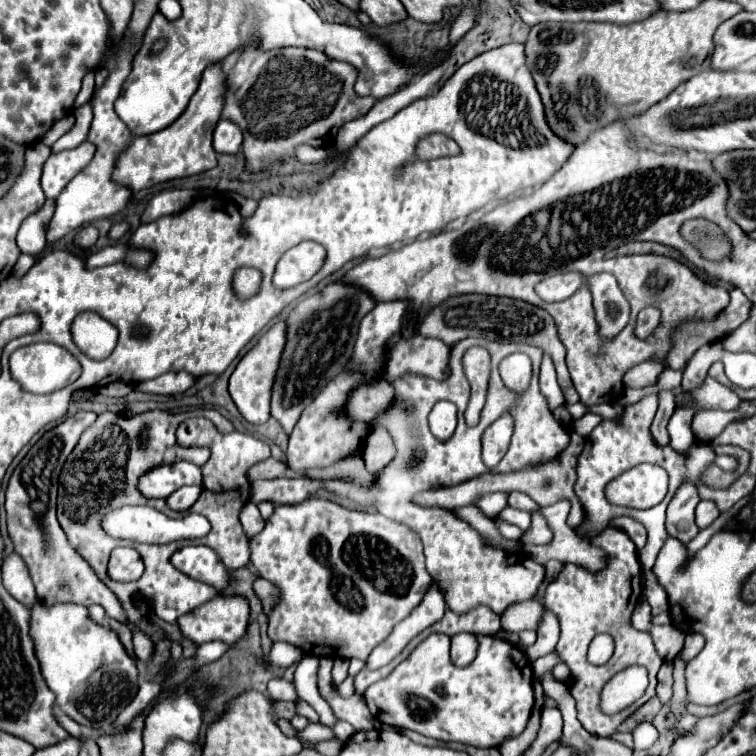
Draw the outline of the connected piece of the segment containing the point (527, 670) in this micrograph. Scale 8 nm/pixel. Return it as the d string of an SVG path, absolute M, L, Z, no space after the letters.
M430 634L390 676L366 690L364 698L372 716L388 726L408 728L430 738L444 742L462 742L476 748L492 748L516 738L526 728L534 706L532 664L514 644L498 636L478 634L476 638L478 652L474 662L470 662L470 666L458 668L450 660L450 638L444 634Z

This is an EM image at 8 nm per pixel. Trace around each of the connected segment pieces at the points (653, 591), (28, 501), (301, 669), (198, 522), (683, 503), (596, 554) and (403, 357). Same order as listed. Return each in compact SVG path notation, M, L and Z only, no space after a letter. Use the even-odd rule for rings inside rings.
M643 570L642 586L642 594L650 604L653 616L668 611L668 596L658 583L652 570Z
M78 412L58 424L54 430L48 430L26 454L26 458L16 466L6 488L6 512L8 512L8 534L14 542L14 550L26 560L38 600L44 604L58 602L76 602L84 606L100 604L106 614L118 622L124 622L134 634L134 654L142 662L150 662L154 656L154 642L138 626L128 622L126 612L112 590L96 576L90 564L66 544L66 534L56 518L56 496L58 496L58 476L60 470L78 444L82 432L92 426L96 420L94 412ZM58 458L60 462L58 462Z
M304 656L296 668L294 686L296 686L298 698L308 702L316 710L316 714L320 716L320 722L326 726L334 726L338 722L338 718L334 716L334 712L330 710L330 706L318 692L318 684L316 684L318 682L318 666L320 666L320 658Z
M128 506L128 508L110 510L108 516L104 516L104 520L102 520L102 528L110 536L116 536L116 538L128 538L128 540L146 542L146 544L168 544L174 540L206 536L210 532L210 522L202 514L190 514L182 520L174 520L150 506Z
M684 480L668 506L666 530L672 538L678 538L684 544L688 544L700 532L696 522L694 522L696 502L700 502L696 484L690 480Z
M558 500L556 504L542 508L548 524L552 524L554 540L546 546L524 546L524 554L528 554L532 560L544 564L550 560L560 560L564 564L576 564L586 568L588 572L600 572L608 564L608 554L594 546L590 540L576 536L576 532L566 524L566 516L570 510L568 500Z
M400 338L396 346L392 346L386 364L386 378L396 380L406 374L428 376L434 380L448 378L450 364L450 346L436 338Z

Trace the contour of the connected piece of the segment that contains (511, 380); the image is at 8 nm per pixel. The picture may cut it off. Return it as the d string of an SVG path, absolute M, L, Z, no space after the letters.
M512 354L501 361L499 372L512 392L526 392L532 378L532 362L526 354Z

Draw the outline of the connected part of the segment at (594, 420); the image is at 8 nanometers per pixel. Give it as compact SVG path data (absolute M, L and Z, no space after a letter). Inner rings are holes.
M588 412L586 416L582 416L580 420L576 420L576 422L574 422L574 432L586 438L586 436L588 436L588 434L590 434L590 432L600 424L600 422L602 422L602 416L600 416L600 414Z

